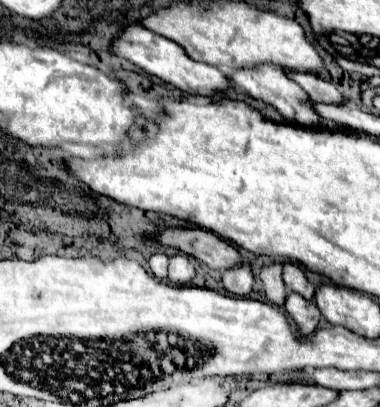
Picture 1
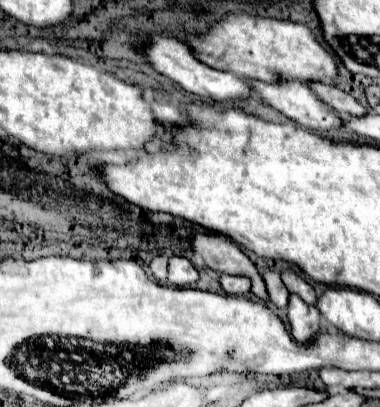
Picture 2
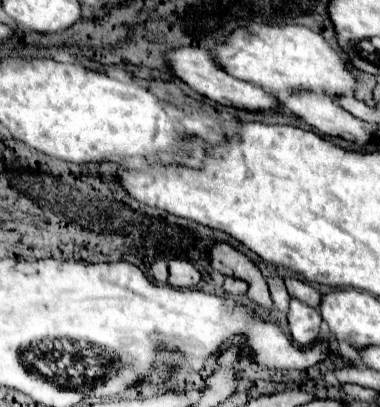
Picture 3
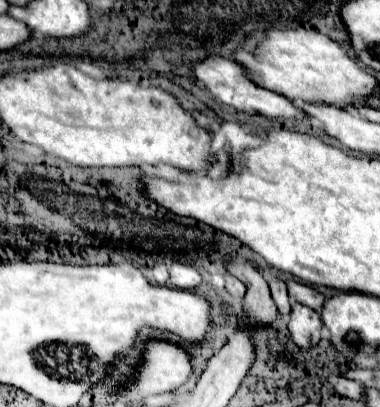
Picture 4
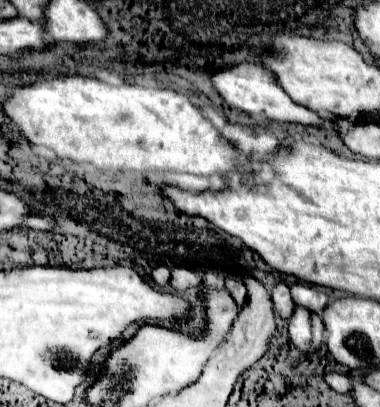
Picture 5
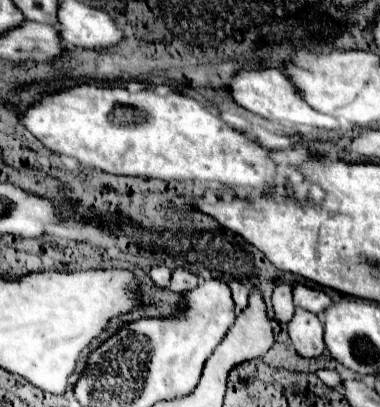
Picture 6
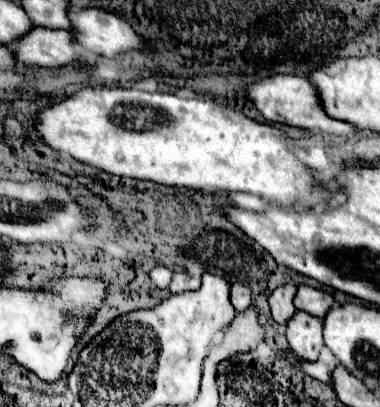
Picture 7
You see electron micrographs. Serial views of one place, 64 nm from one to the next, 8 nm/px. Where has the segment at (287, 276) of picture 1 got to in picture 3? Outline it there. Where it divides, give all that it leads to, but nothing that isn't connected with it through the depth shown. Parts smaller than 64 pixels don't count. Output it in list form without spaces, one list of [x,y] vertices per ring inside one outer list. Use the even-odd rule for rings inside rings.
[[[286,278],[286,288],[288,288],[288,294],[312,308],[318,308],[320,306],[320,300],[322,296],[308,284],[308,282],[302,282],[298,278]]]

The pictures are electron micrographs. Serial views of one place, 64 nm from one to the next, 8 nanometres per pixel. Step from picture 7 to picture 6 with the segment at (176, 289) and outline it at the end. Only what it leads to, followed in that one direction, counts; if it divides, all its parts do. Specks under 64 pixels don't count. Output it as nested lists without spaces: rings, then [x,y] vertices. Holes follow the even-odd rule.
[[[178,268],[178,270],[172,272],[170,290],[174,290],[174,292],[188,292],[188,290],[192,290],[196,286],[198,286],[198,278],[192,272],[182,270],[182,268]]]

